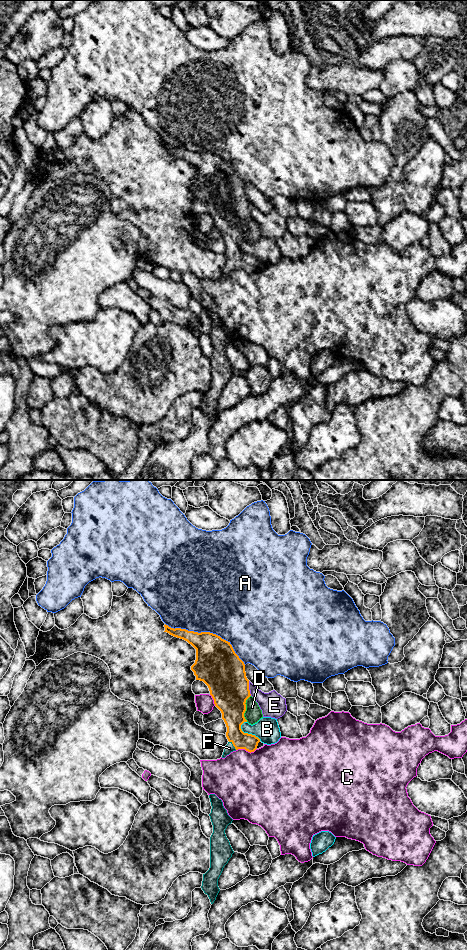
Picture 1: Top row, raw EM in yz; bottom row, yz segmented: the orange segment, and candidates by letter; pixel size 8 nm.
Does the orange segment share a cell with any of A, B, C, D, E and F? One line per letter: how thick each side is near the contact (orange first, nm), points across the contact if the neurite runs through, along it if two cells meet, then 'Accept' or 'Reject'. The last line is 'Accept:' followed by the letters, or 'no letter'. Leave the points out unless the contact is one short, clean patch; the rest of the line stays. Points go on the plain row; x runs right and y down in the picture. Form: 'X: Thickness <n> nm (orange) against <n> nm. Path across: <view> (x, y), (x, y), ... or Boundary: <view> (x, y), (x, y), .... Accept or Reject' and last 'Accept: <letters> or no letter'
A: Thickness 340 nm (orange) against 500 nm. Reject
B: Thickness 190 nm (orange) against 190 nm. Boundary: yz (240, 245), (244, 252), (254, 254), (260, 260). Reject
C: Thickness 140 nm (orange) against 480 nm. Reject
D: Thickness 320 nm (orange) against 140 nm. Reject
E: Thickness 340 nm (orange) against 200 nm. Reject
F: Thickness 180 nm (orange) against 70 nm. Path across: yz (233, 234), (233, 265), (229, 268). Accept
Accept: F

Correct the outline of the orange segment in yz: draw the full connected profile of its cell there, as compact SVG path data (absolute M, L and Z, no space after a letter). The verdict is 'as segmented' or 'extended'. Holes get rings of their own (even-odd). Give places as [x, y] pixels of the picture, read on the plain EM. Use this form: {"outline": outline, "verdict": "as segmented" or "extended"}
{"outline": "M166 144L164 147L164 152L187 161L196 169L196 180L191 186L191 190L194 192L196 200L203 201L208 206L214 224L221 231L222 239L227 247L226 257L229 262L224 269L222 278L238 269L254 272L260 259L255 255L244 253L241 249L241 245L247 242L244 233L246 220L251 216L249 200L246 197L245 184L235 173L230 162L210 152L198 153L181 148L174 149Z", "verdict": "extended"}

